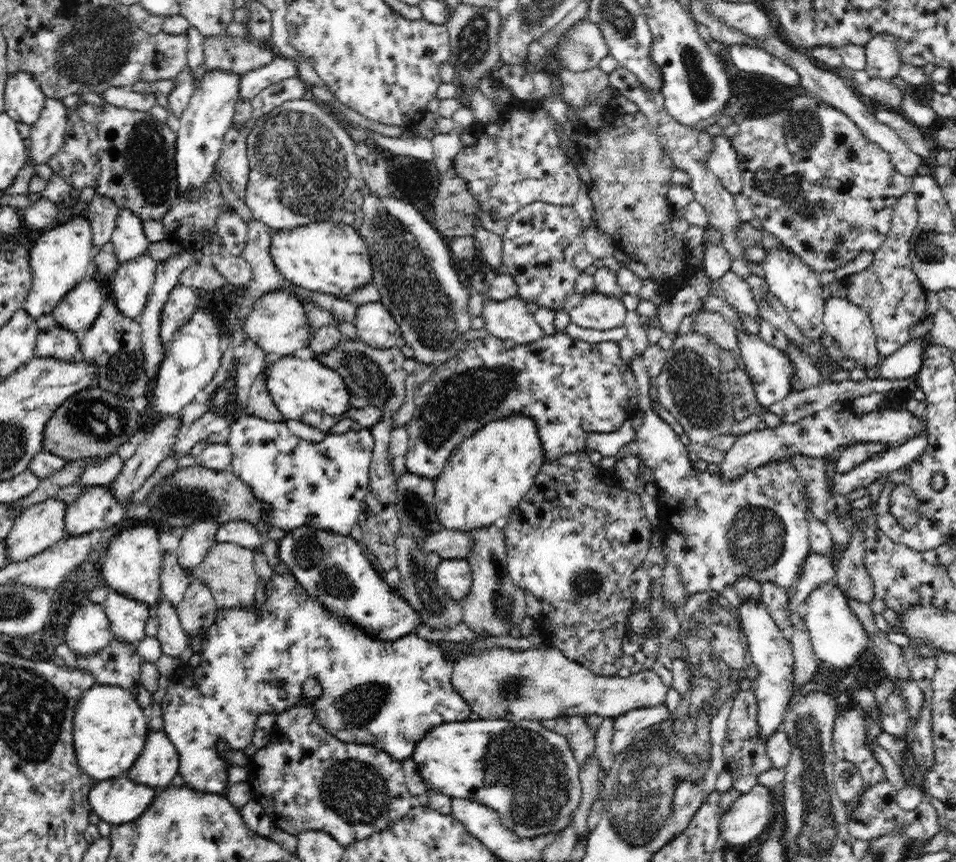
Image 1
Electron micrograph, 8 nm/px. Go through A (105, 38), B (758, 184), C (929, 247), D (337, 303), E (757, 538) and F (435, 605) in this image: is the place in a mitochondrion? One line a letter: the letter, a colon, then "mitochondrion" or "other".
A: mitochondrion
B: mitochondrion
C: mitochondrion
D: other
E: mitochondrion
F: mitochondrion

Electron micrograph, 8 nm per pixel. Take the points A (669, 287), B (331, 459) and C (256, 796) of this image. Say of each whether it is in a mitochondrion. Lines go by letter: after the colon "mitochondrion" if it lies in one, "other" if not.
A: other
B: other
C: other

